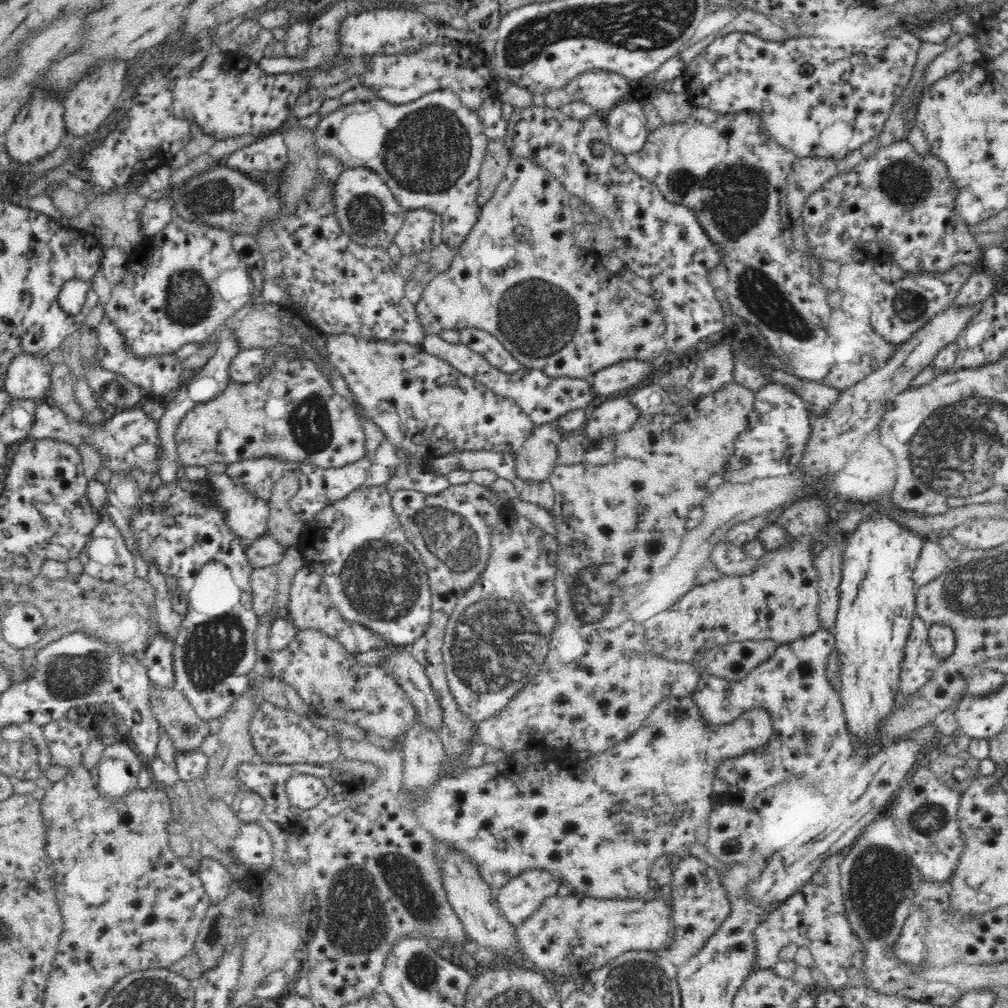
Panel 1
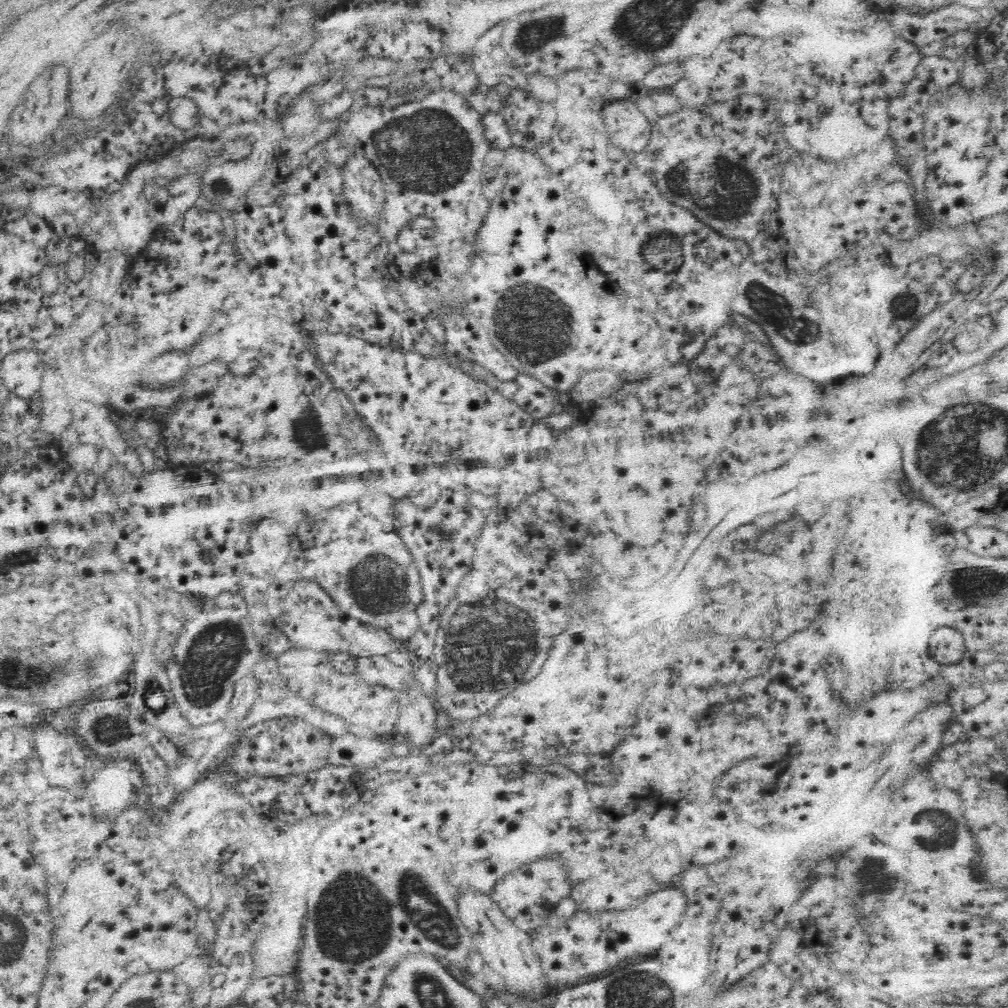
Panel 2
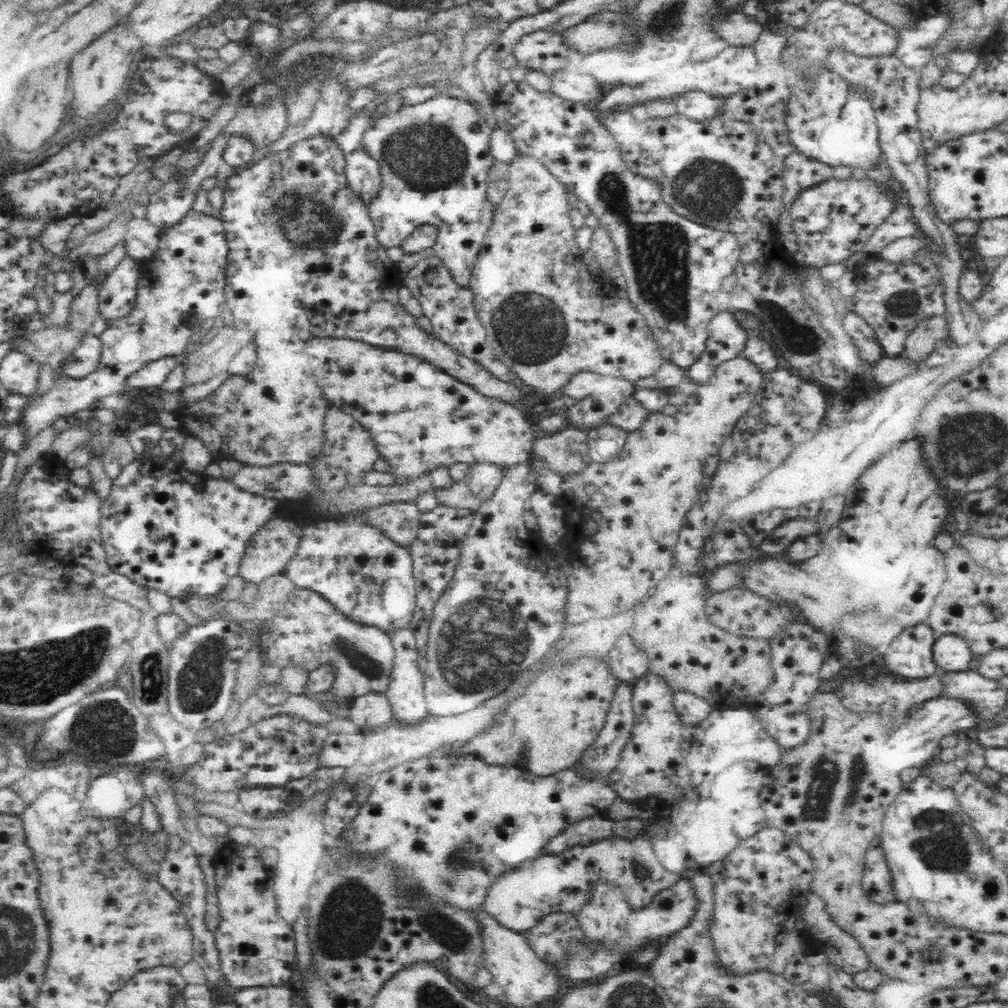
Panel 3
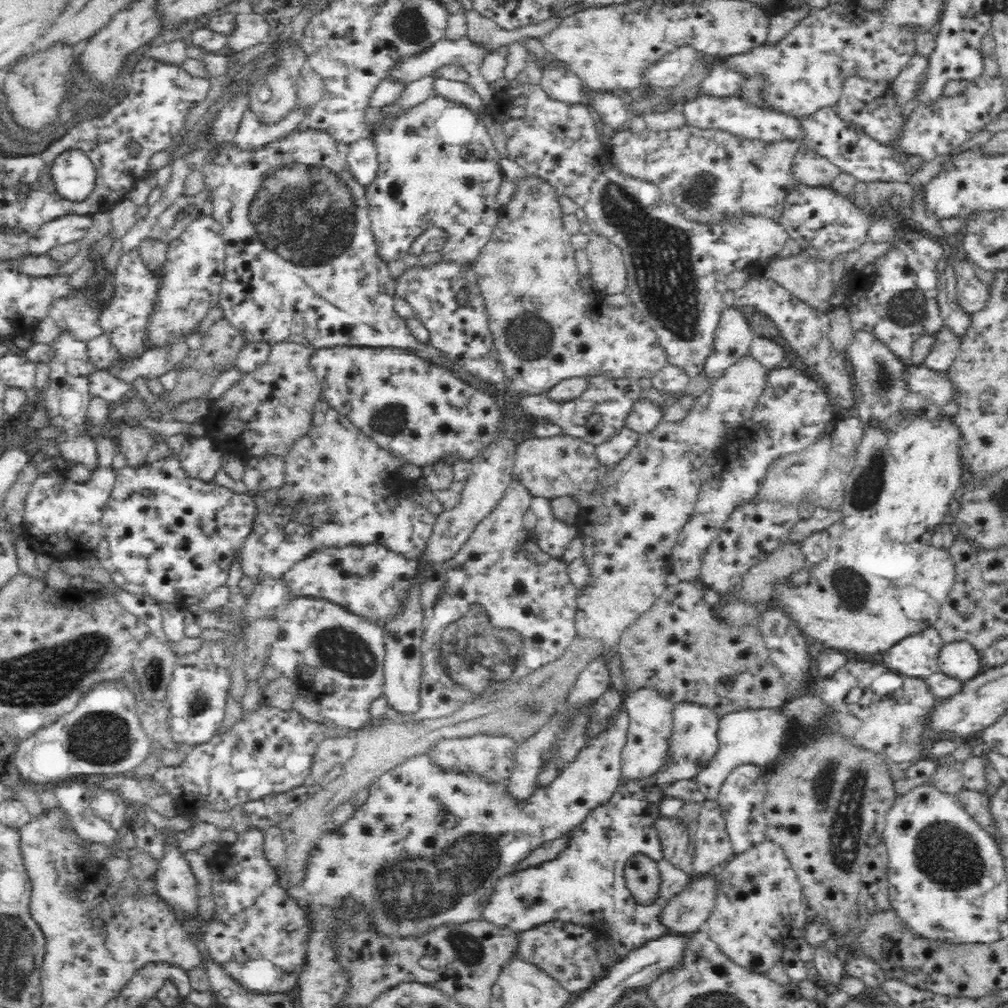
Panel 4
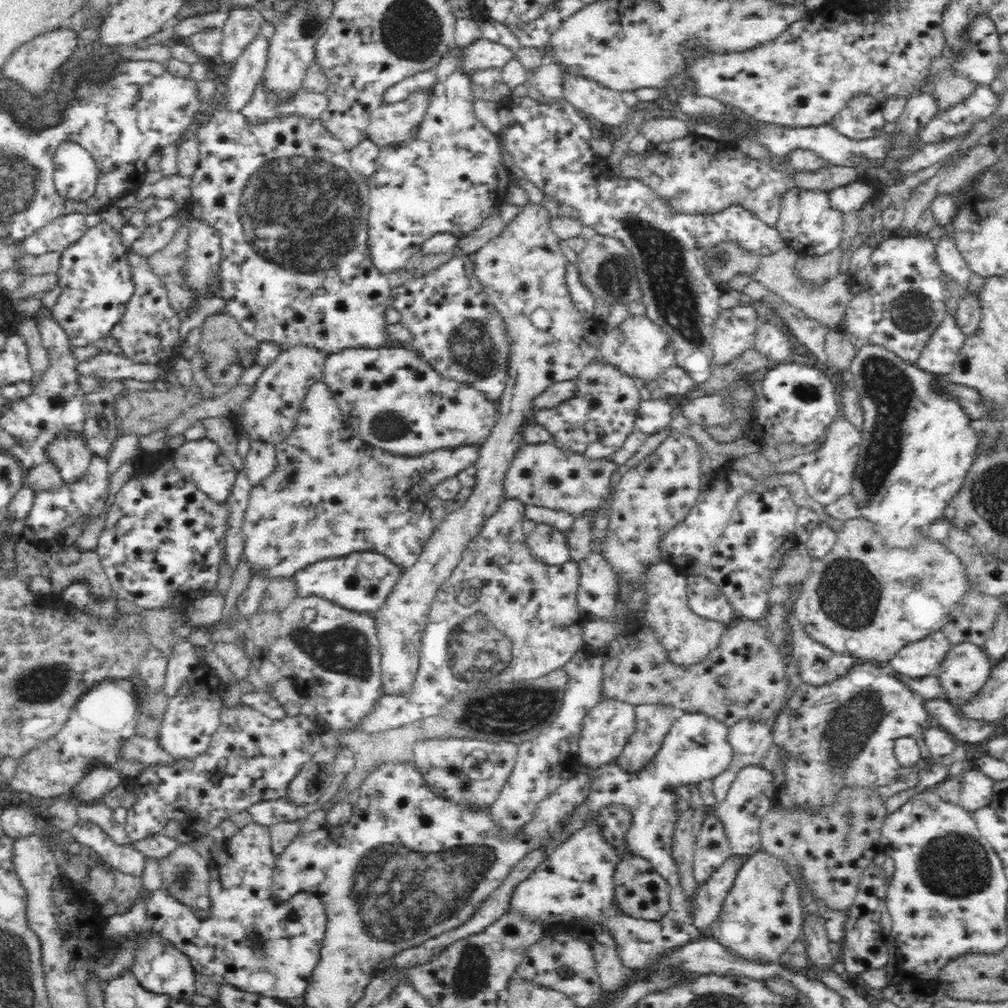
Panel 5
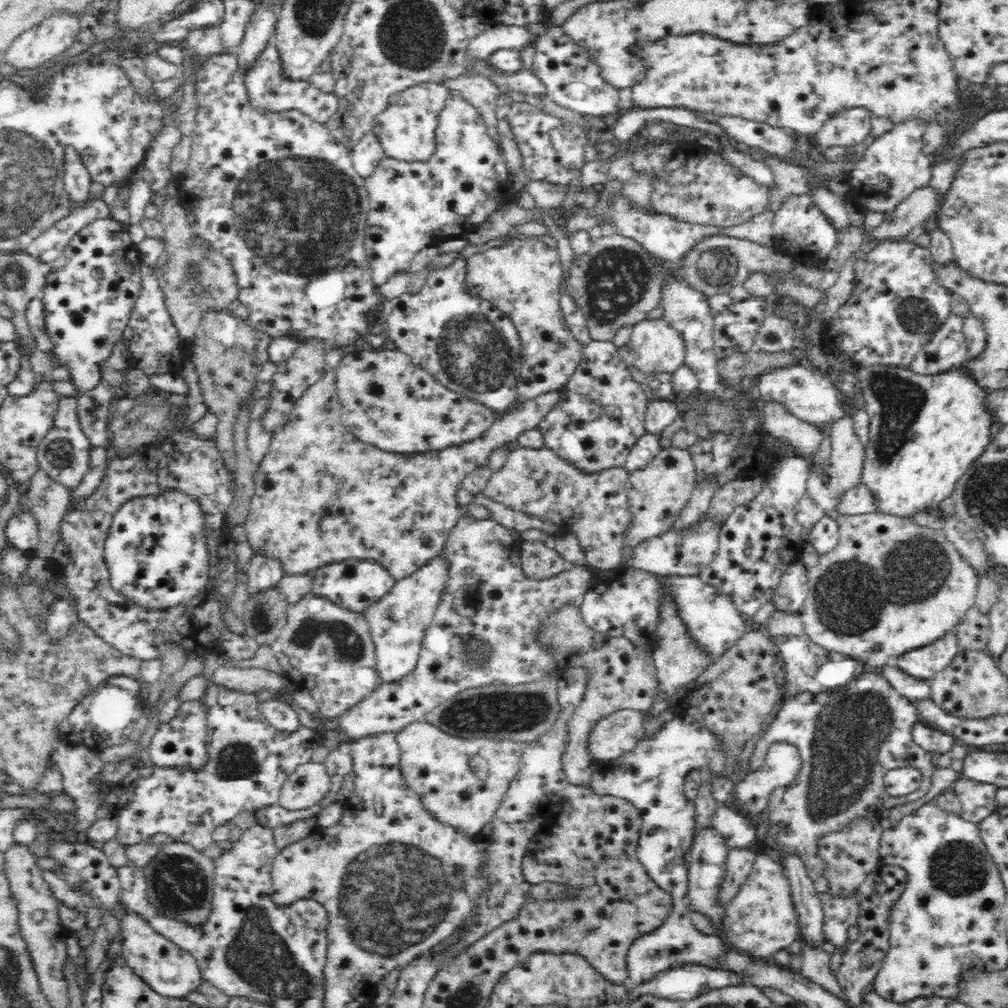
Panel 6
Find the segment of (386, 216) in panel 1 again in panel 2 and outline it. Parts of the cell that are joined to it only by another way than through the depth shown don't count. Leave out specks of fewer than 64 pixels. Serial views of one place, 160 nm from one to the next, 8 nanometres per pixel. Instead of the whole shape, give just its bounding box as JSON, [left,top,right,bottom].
[342,154,384,223]

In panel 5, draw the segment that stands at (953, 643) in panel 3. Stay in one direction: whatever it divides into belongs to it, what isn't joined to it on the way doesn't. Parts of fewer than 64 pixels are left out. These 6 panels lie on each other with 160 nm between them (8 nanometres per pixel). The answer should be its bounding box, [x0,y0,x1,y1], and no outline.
[940,643,993,699]

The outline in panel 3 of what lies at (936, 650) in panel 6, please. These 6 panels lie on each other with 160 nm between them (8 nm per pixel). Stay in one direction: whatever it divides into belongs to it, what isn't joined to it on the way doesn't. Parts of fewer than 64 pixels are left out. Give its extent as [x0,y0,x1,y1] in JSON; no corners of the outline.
[883,622,939,680]

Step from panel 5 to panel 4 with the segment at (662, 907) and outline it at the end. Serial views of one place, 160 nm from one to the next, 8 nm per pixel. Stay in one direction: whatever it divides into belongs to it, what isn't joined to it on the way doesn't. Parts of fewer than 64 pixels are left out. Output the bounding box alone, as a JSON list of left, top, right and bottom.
[624,854,662,905]

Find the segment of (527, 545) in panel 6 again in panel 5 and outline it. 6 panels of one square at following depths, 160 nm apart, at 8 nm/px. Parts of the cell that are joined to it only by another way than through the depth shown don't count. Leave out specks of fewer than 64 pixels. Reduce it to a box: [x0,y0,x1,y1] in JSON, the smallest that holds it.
[527,523,570,566]

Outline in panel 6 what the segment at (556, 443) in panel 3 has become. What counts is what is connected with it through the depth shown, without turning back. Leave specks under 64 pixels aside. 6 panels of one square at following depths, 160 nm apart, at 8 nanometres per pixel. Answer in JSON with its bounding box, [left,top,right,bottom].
[482,446,632,570]

